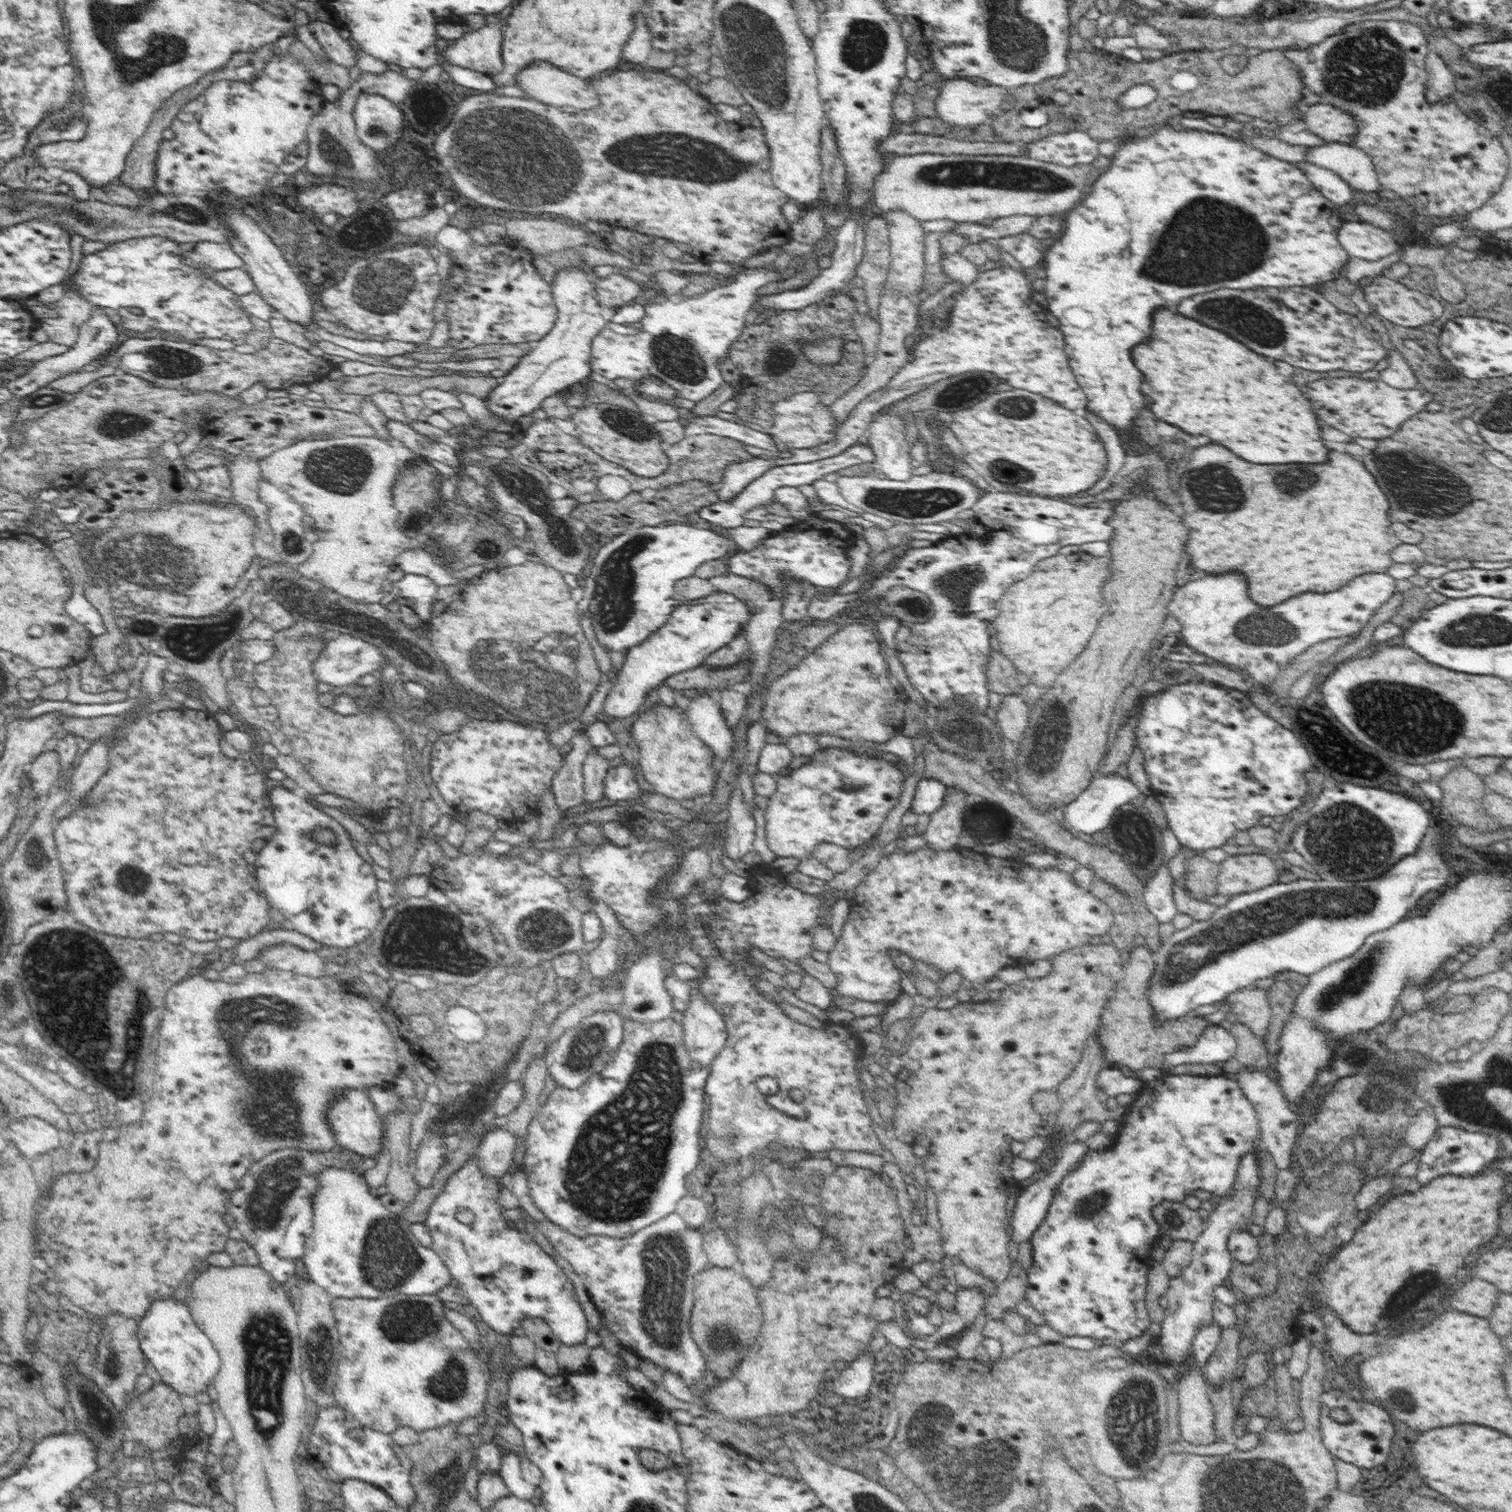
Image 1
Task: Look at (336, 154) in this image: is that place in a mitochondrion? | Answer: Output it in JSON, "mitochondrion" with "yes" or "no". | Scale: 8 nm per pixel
{"mitochondrion":"yes"}

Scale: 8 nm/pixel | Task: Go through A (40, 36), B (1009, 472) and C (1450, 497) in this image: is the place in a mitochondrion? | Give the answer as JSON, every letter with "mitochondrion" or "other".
{"A":"other","B":"mitochondrion","C":"mitochondrion"}

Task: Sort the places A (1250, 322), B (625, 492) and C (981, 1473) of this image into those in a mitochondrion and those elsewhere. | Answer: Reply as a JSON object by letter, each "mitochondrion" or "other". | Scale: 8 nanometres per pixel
{"A":"mitochondrion","B":"other","C":"mitochondrion"}

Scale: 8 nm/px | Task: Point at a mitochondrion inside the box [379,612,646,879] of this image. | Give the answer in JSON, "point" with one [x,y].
{"point":[538,676]}

